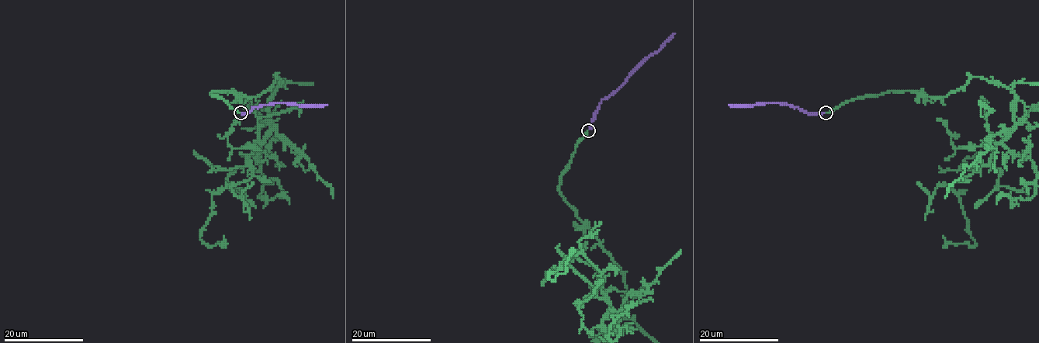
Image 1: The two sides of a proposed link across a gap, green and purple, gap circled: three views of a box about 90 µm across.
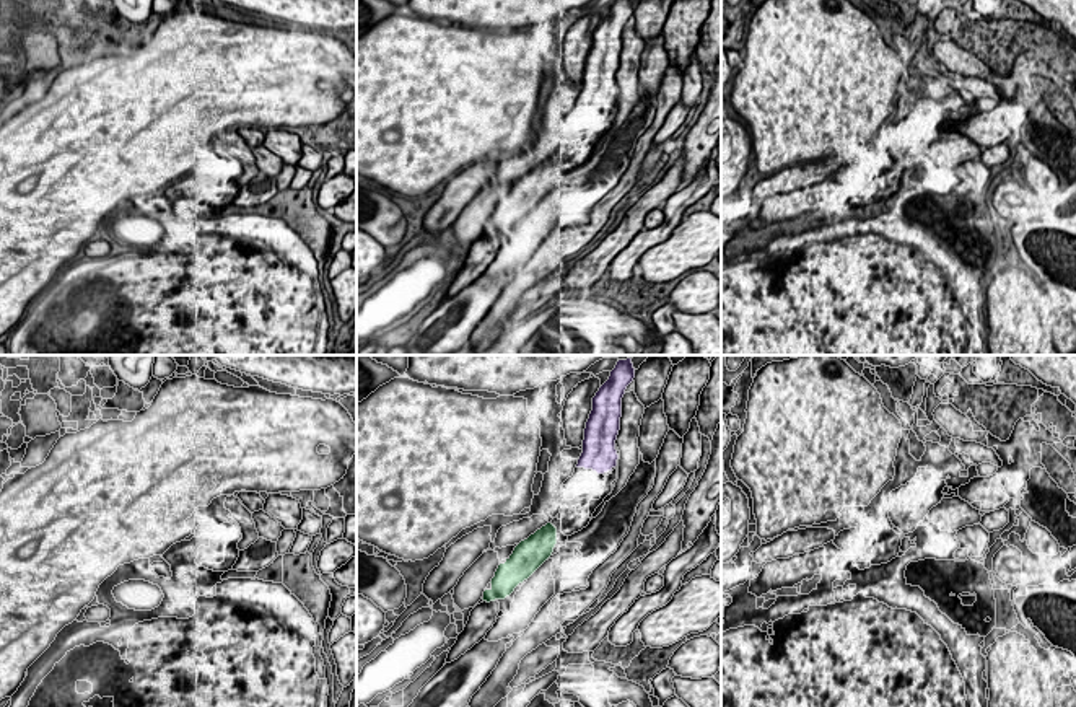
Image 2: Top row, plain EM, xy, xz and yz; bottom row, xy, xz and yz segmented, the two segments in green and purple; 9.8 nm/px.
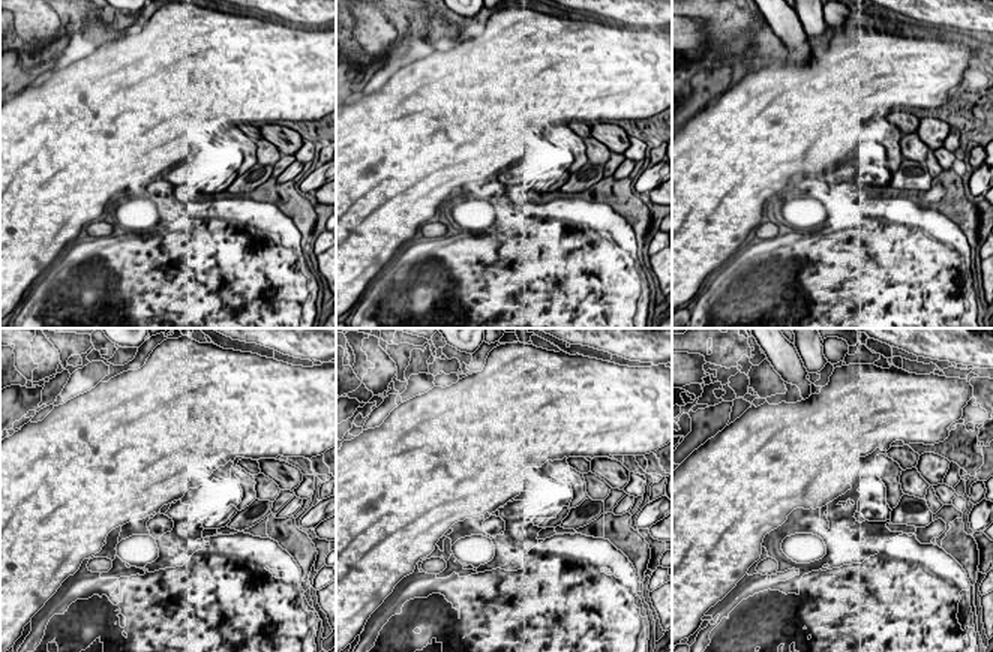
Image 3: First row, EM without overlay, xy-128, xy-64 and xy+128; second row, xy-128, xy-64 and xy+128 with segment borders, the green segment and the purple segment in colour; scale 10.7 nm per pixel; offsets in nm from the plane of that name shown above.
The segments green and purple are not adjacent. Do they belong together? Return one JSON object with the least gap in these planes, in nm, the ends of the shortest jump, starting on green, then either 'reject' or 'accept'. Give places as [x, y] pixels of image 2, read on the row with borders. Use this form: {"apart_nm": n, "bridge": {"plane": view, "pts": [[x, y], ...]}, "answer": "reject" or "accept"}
{"apart_nm": 600, "bridge": {"plane": "xz", "pts": [[551, 523], [577, 466]]}, "answer": "accept"}

